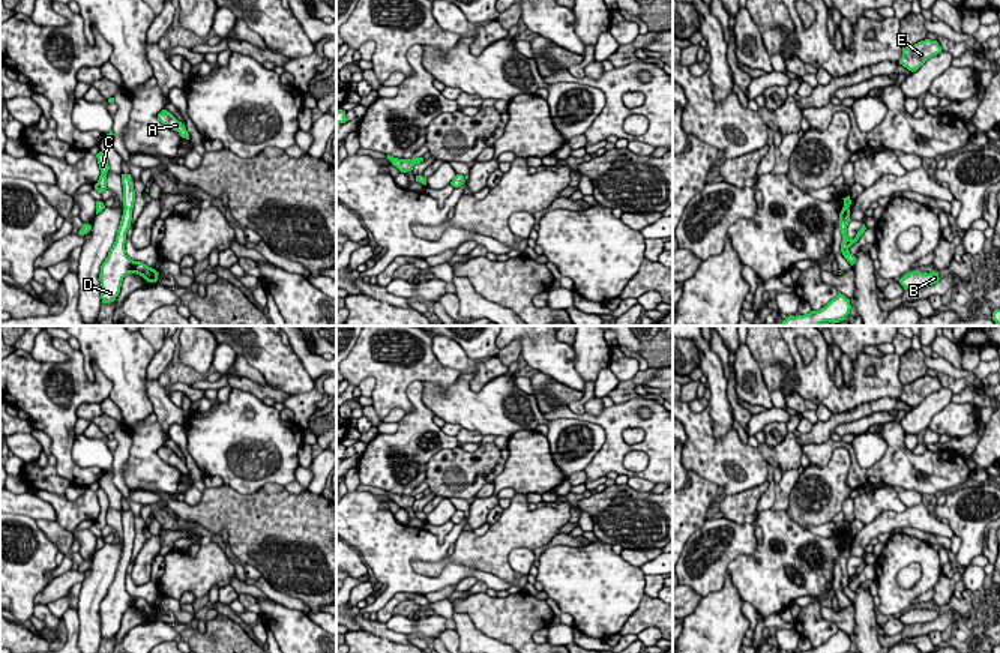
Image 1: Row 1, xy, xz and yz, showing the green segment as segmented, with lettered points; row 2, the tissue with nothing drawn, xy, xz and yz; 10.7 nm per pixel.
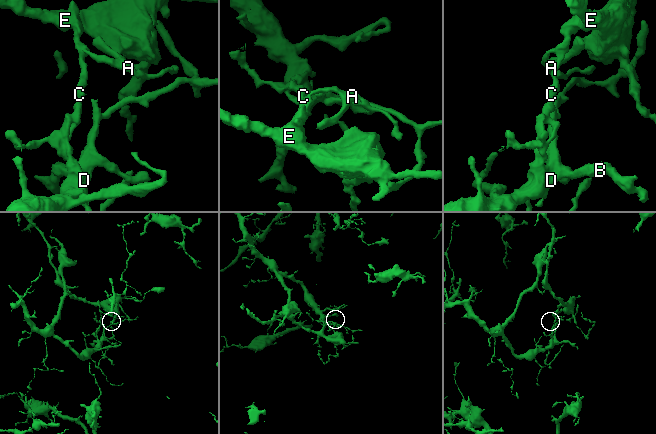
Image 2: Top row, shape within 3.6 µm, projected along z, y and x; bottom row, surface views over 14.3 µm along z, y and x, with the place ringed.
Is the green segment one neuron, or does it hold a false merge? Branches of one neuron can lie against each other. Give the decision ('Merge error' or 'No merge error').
Merge error

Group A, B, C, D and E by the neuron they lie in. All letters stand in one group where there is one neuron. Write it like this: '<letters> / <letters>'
A C E / B D

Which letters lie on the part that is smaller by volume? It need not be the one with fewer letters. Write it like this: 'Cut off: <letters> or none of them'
Cut off: A, C, E

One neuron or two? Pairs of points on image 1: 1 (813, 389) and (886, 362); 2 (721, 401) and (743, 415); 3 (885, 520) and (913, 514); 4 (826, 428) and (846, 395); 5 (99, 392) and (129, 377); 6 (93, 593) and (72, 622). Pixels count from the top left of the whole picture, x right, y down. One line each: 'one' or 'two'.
1: one
2: two
3: one
4: two
5: two
6: two

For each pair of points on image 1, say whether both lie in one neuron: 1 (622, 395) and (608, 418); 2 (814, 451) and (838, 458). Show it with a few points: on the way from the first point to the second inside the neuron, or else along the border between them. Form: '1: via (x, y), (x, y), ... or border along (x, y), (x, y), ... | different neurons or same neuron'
1: border along (637, 395), (616, 403) | different neurons
2: border along (810, 464), (823, 466), (844, 448), (849, 485) | different neurons

